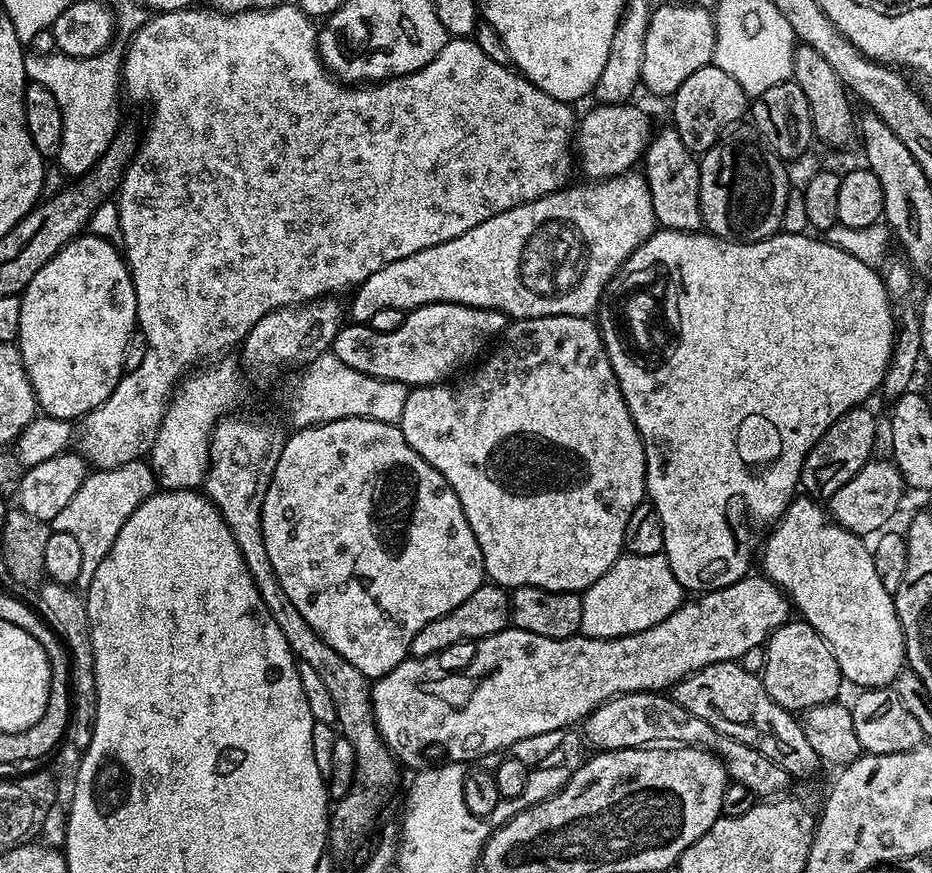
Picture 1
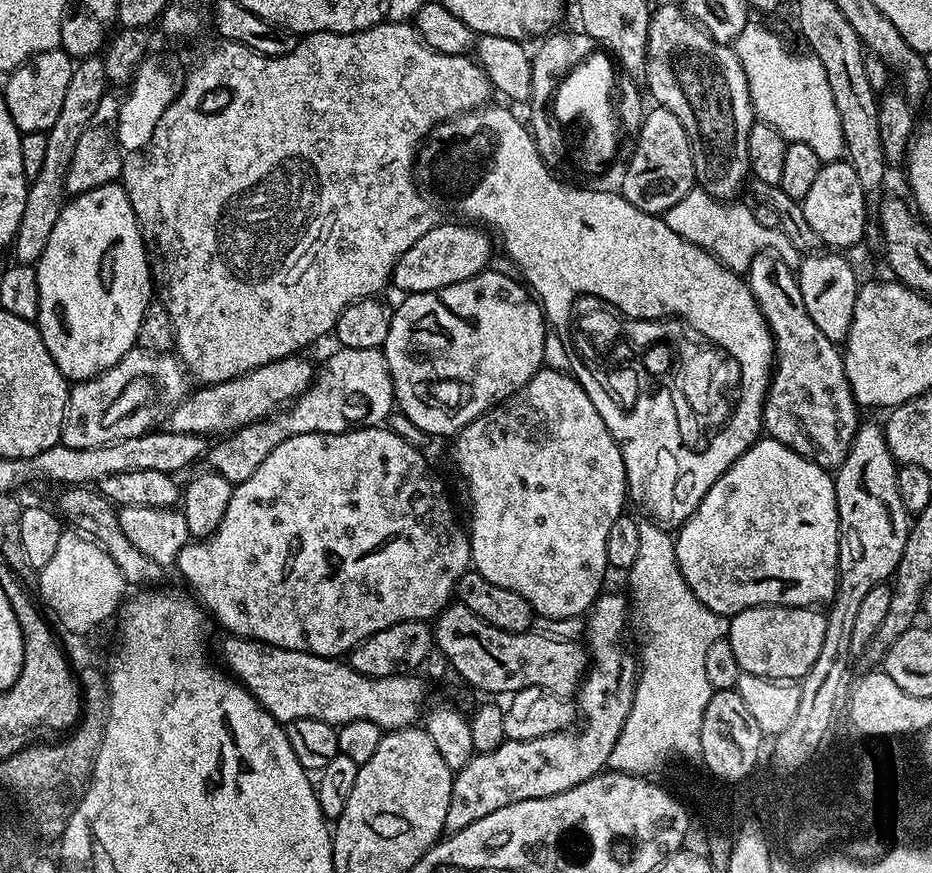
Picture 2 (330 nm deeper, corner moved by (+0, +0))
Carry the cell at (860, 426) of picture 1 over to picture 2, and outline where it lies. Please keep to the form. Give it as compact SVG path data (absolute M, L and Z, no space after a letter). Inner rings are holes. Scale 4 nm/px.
M761 254L754 258L749 266L746 279L754 298L758 302L760 312L768 321L774 345L774 367L772 380L768 383L768 397L764 399L763 431L769 437L802 454L810 462L818 466L835 470L846 462L850 446L854 442L854 434L862 423L861 409L854 394L850 390L850 382L846 378L844 357L841 349L833 340L826 338L818 326L814 326L814 318L806 314L806 302L802 302L802 290L797 273L791 272L775 254Z

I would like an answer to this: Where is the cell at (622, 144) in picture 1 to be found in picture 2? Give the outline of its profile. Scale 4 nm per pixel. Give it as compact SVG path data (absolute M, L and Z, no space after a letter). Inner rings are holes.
M468 222L455 223L437 223L436 227L422 234L422 238L418 238L418 242L414 242L414 246L402 254L402 258L398 258L392 271L391 283L397 284L401 293L442 290L466 278L474 278L491 265L488 263L492 260L493 237L483 227Z

